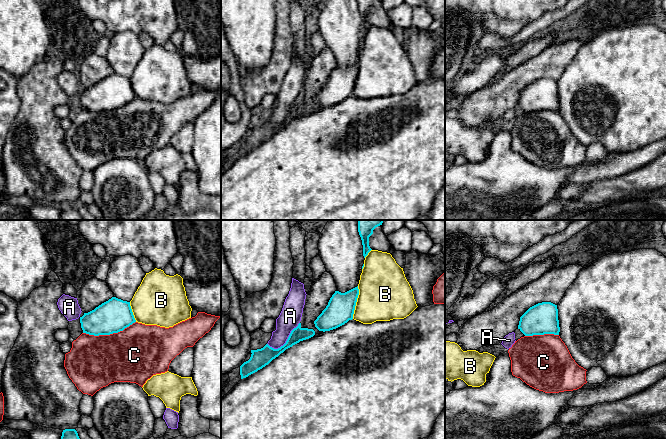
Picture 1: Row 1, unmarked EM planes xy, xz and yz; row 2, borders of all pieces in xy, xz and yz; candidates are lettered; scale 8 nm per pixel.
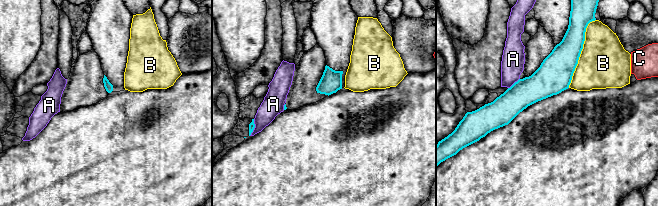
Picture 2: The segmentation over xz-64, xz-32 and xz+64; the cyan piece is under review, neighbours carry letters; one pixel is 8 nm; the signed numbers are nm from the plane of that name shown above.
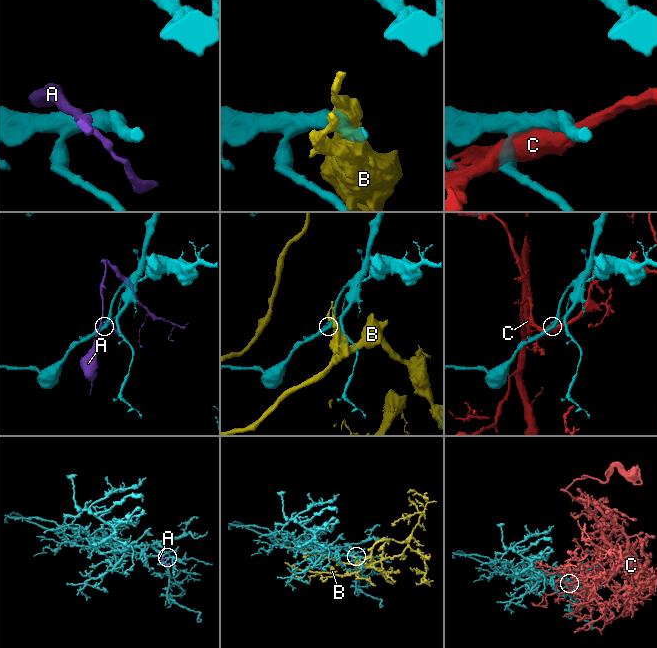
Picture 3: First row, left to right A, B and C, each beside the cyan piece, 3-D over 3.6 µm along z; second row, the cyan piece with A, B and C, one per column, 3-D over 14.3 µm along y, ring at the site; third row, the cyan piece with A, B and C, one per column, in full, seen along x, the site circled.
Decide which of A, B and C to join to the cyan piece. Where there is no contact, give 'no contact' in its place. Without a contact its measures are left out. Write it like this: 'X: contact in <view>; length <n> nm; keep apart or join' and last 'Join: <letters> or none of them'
A: contact in xz; length 320 nm; keep apart
B: contact in xz; length 260 nm; keep apart
C: contact in xy; length 440 nm; keep apart
Join: none of them

